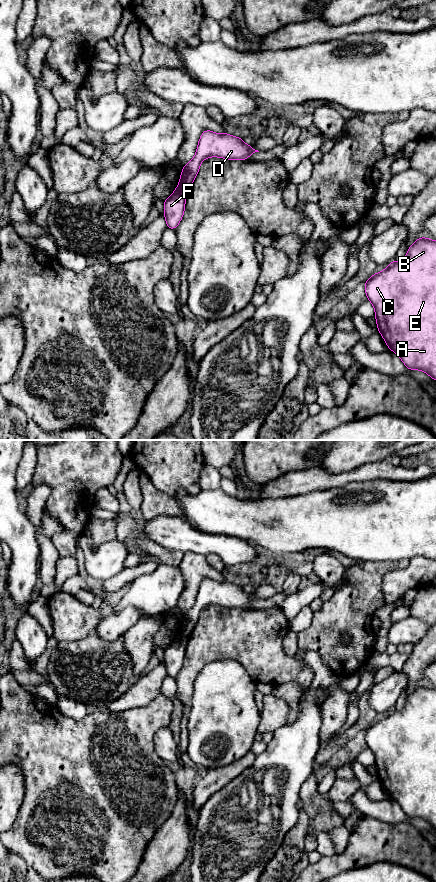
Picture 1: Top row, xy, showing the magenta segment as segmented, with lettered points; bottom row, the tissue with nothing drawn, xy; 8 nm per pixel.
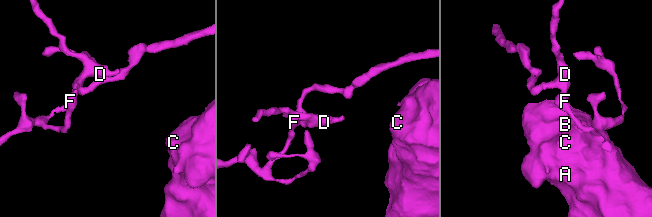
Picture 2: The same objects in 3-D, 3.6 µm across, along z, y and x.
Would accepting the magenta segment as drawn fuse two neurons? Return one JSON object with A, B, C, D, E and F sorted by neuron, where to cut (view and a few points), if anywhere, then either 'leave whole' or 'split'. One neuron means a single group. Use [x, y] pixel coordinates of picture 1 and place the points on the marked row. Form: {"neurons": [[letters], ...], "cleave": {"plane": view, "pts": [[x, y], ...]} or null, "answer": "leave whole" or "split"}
{"neurons": [["A", "B", "C", "D", "E"], ["F"]], "cleave": {"plane": "xy", "pts": [[179, 184], [187, 189]]}, "answer": "split"}

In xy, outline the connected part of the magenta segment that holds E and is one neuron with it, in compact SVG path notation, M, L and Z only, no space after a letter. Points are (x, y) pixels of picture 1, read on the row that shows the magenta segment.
M417 239L403 261L392 261L387 268L372 275L365 283L367 299L375 309L379 333L388 349L395 352L410 370L422 370L436 380L436 241Z

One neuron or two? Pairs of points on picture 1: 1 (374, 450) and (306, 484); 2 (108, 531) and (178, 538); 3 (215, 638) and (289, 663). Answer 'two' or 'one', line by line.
1: two
2: two
3: one

